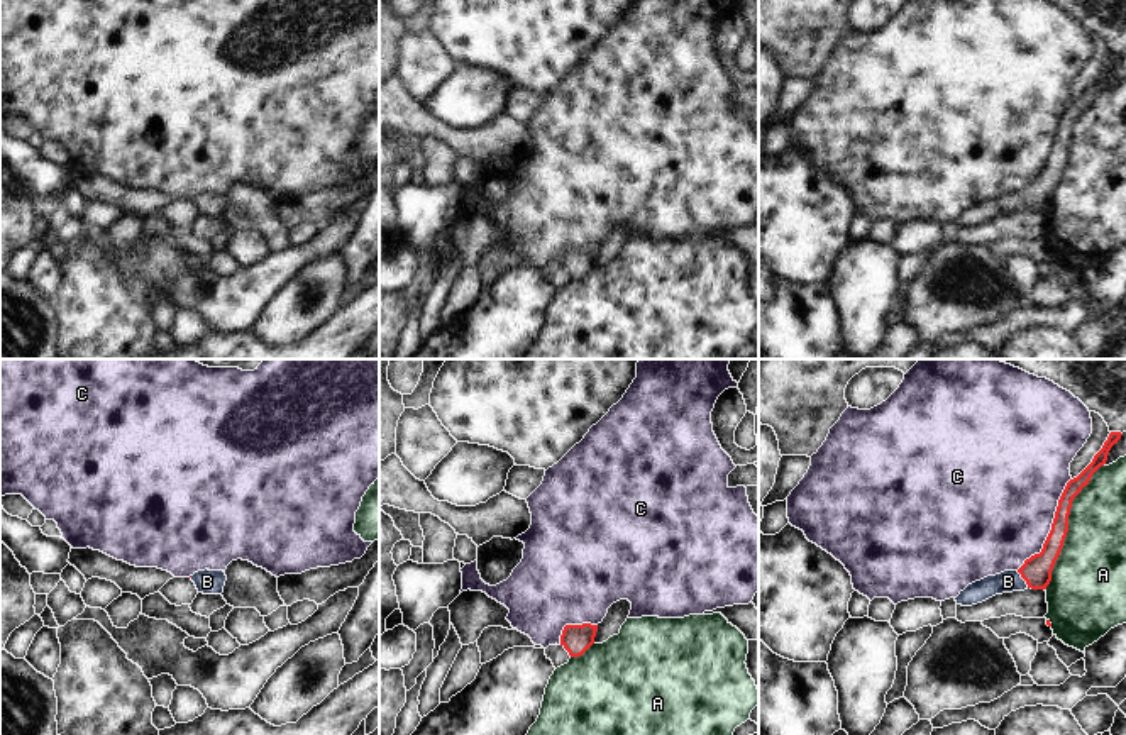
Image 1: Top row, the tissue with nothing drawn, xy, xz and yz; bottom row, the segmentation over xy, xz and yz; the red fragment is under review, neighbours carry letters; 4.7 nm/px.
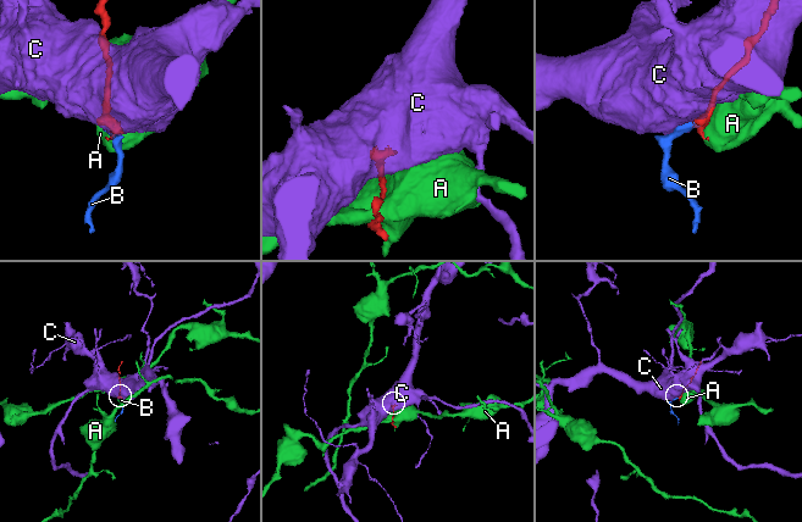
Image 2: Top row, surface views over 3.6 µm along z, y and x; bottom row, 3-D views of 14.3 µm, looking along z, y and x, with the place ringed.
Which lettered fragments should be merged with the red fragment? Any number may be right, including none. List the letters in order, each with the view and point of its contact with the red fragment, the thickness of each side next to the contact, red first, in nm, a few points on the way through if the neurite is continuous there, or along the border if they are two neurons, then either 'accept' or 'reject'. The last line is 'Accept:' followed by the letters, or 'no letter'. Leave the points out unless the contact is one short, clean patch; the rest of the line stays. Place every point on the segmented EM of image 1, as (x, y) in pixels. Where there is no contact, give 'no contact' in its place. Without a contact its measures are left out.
A: contact yz (1067, 527); calibres 140 and 340 nm; reject
B: contact yz (1023, 578); calibres 140 and 110 nm; way yz (1037, 571), (1023, 578), (1008, 581); accept
C: contact yz (1052, 527); calibres 140 and 480 nm; reject
Accept: B

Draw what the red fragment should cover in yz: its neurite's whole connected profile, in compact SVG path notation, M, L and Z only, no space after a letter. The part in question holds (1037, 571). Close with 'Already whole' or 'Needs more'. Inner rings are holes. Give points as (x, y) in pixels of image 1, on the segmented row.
M1111 432L1102 449L1094 456L1092 462L1074 479L1070 479L1058 500L1051 530L1040 554L1031 555L1018 571L1004 571L987 576L969 584L955 598L957 605L972 606L996 594L1031 589L1046 589L1051 581L1053 566L1062 552L1067 532L1068 515L1074 498L1089 484L1092 474L1106 464L1107 454L1121 439L1121 432Z. Needs more

